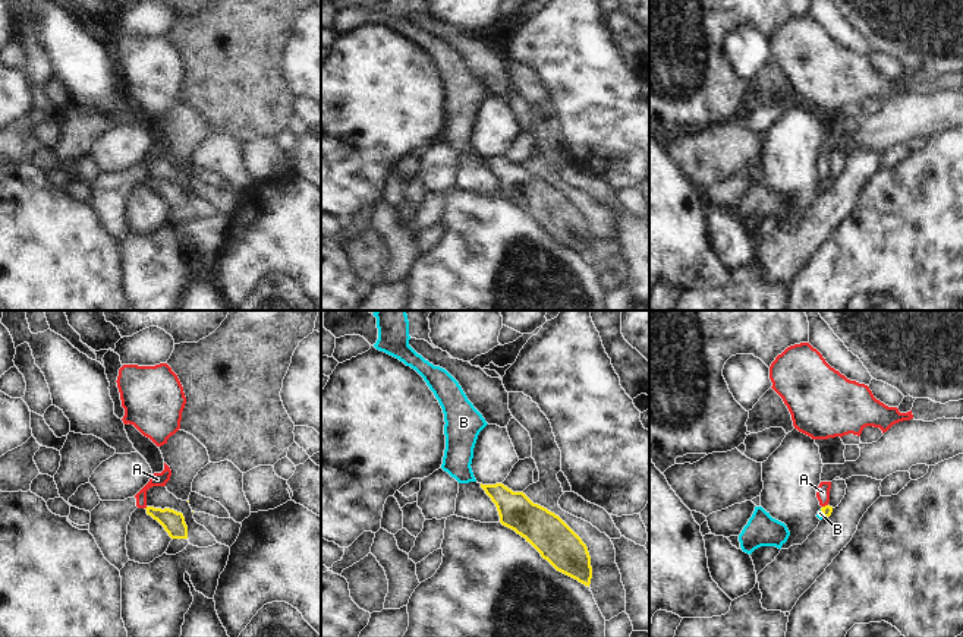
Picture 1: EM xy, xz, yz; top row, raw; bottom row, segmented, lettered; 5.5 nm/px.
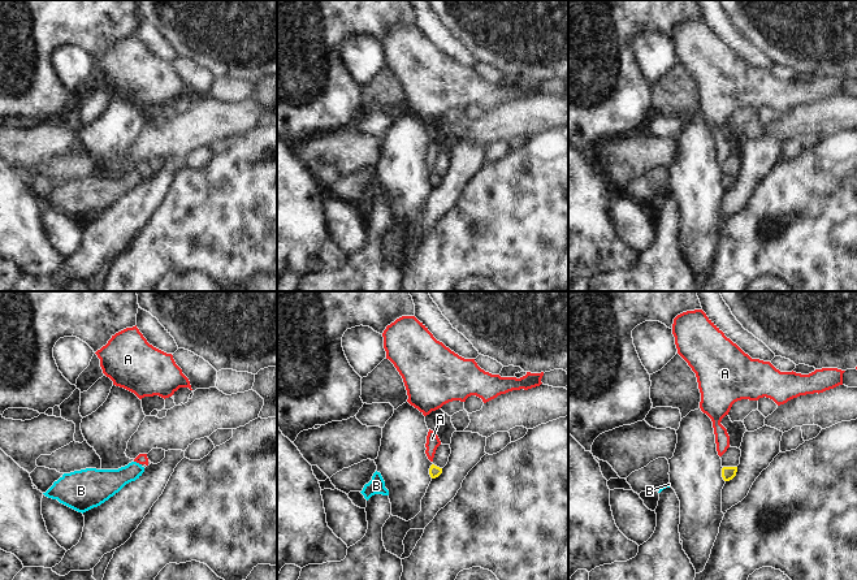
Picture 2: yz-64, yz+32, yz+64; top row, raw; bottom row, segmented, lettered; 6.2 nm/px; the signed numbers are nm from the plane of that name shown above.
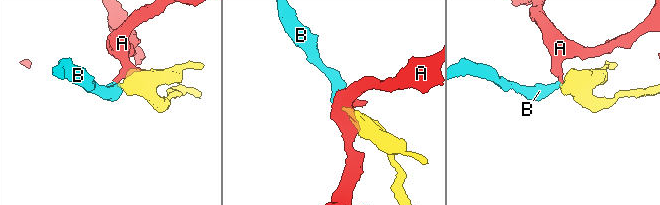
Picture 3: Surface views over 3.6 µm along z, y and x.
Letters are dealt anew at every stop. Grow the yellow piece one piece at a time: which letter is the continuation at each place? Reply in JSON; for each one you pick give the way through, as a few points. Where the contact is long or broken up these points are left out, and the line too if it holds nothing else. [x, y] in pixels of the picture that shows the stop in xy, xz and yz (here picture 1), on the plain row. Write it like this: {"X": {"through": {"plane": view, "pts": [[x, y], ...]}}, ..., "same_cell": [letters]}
{"B": {"through": {"plane": "yz", "pts": [[827, 182], [823, 186], [820, 185]]}}, "same_cell": ["B"]}

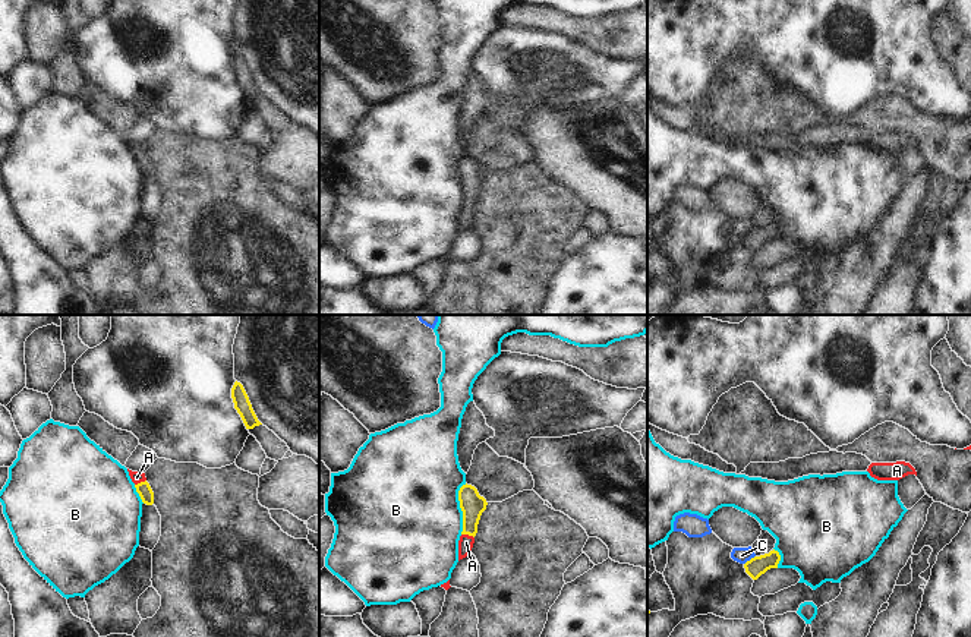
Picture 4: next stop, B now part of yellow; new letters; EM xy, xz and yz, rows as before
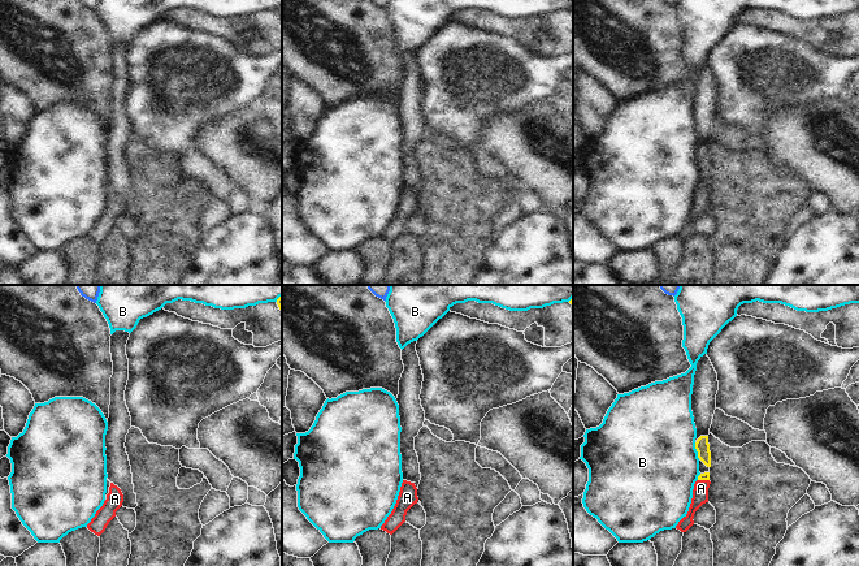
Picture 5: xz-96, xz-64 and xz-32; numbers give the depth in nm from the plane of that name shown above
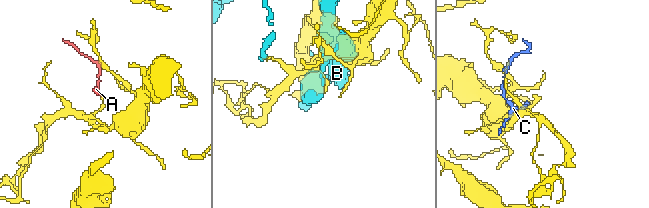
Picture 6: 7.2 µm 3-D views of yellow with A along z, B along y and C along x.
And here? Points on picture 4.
{"A": {"through": {"plane": "xz", "pts": [[472, 176], [467, 205], [466, 214]]}}, "same_cell": ["A"]}

